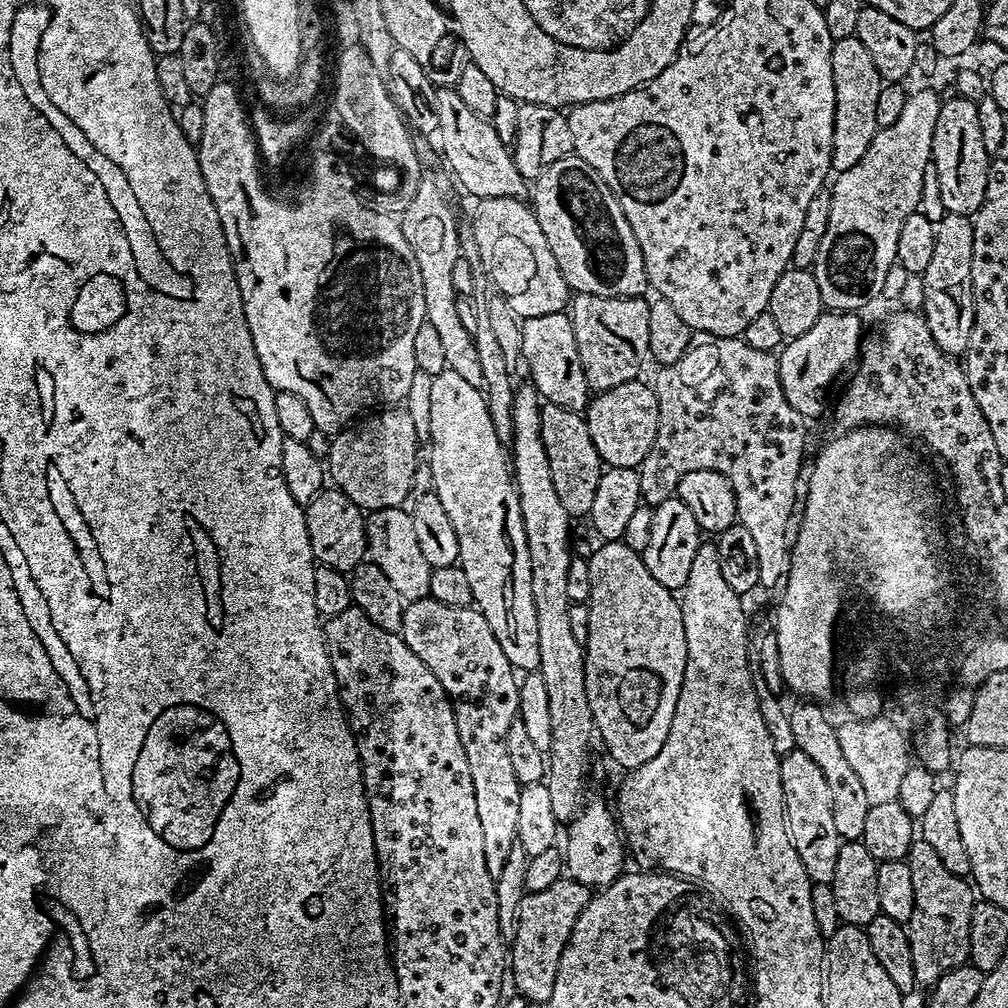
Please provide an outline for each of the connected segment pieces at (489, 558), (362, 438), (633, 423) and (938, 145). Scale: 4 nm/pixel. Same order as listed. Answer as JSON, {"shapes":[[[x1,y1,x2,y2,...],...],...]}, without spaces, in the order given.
{"shapes":[[[447,370,437,376,431,391,432,480,446,502,446,514,454,522,458,558,474,582,479,611,490,622,498,642,513,665,540,664,538,606,534,602,534,578,526,546,526,530,506,446,498,438,481,389,462,382]],[[388,410,357,419,330,439,326,467,331,483,362,510,397,503,408,484,414,437,407,415,396,412]],[[647,378,631,380,626,386,617,389,616,392,607,393,601,400,604,401,601,404,599,401,594,408,596,416,591,417,592,429,598,438,600,451,612,464,634,464,637,466,643,464,646,454,650,454,650,450,662,430,662,414,664,411,662,410,659,387,653,381,651,384]],[[963,94,949,100,938,121,932,155,942,178,942,198,946,198,949,213,963,212,973,218,980,216,990,198,994,171,994,157,986,139,984,105]]]}

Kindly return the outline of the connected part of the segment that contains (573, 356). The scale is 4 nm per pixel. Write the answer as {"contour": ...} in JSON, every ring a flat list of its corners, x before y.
{"contour":[[555,312,531,317,526,324,526,352,532,355,530,367,548,404,577,410,593,407,594,393,584,373,574,326,567,315]]}

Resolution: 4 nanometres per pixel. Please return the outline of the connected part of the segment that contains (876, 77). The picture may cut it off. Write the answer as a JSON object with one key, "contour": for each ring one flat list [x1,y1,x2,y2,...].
{"contour":[[858,34,842,36,837,39,834,50,834,74,838,82,838,114,834,130,834,154,832,163,837,169,848,168,870,146,870,138,874,138,877,121,877,103,886,85,884,71,878,66,878,58,870,51,870,46]]}

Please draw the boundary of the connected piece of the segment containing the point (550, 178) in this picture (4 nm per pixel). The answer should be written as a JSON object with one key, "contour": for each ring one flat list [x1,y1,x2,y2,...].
{"contour":[[569,154,558,158,558,162,550,162,550,166,542,170,542,174,531,188,530,199,534,206,534,214,538,214,542,234,546,234,546,242,550,242,554,258,558,258,562,278,566,278,569,289,577,297,597,296,607,300,640,302,649,295,648,288,650,289,652,279,646,266,646,254,642,250,632,220,626,214,622,202,618,202,610,182,606,182,606,178,598,174,598,170,585,156]]}

